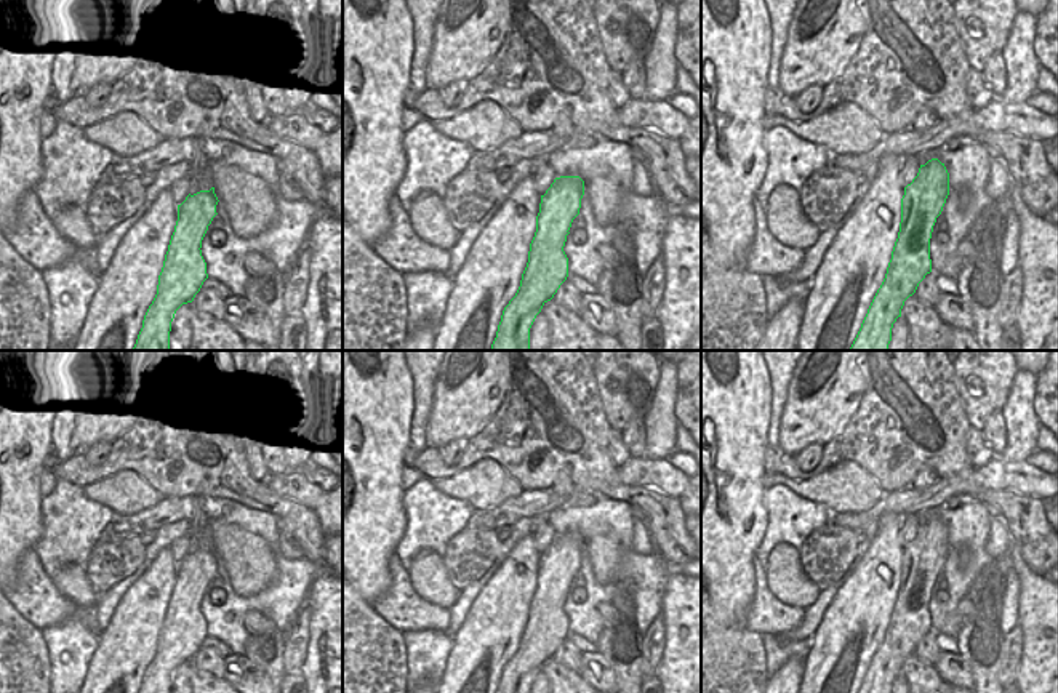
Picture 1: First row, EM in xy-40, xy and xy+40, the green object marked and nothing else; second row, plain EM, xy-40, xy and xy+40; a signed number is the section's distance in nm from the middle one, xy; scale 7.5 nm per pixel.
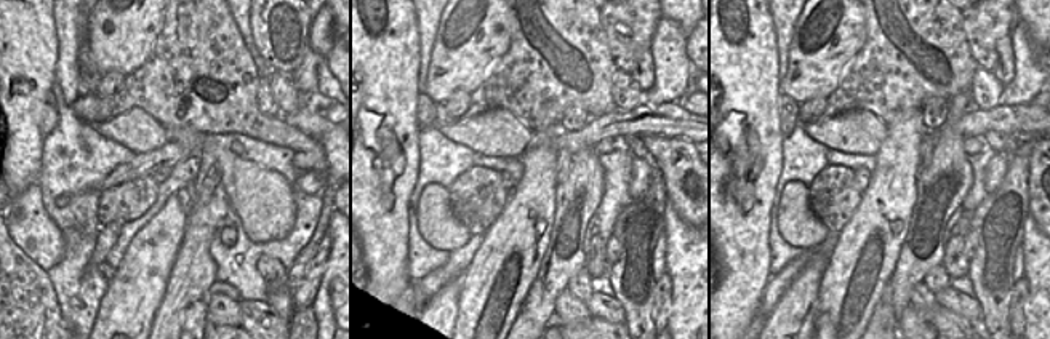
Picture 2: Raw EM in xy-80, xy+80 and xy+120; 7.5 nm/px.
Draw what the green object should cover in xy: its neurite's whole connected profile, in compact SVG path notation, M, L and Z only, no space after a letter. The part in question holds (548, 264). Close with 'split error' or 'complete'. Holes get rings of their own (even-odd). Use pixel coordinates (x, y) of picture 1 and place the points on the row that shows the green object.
M579 176L555 178L541 195L528 262L515 296L503 310L491 351L530 351L530 328L536 315L568 277L563 246L583 195Z; complete

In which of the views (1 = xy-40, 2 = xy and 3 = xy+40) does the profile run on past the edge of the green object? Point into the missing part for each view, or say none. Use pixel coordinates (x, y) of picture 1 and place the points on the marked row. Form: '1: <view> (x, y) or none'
1: none
2: none
3: none

